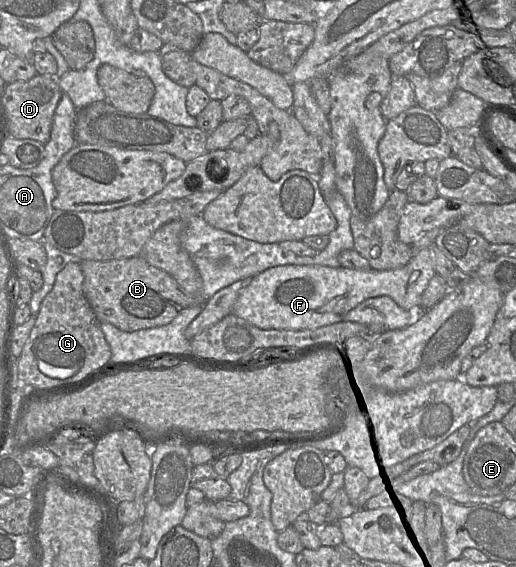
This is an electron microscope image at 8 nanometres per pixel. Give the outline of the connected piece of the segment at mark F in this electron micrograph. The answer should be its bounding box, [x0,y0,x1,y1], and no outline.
[232,248,435,330]

